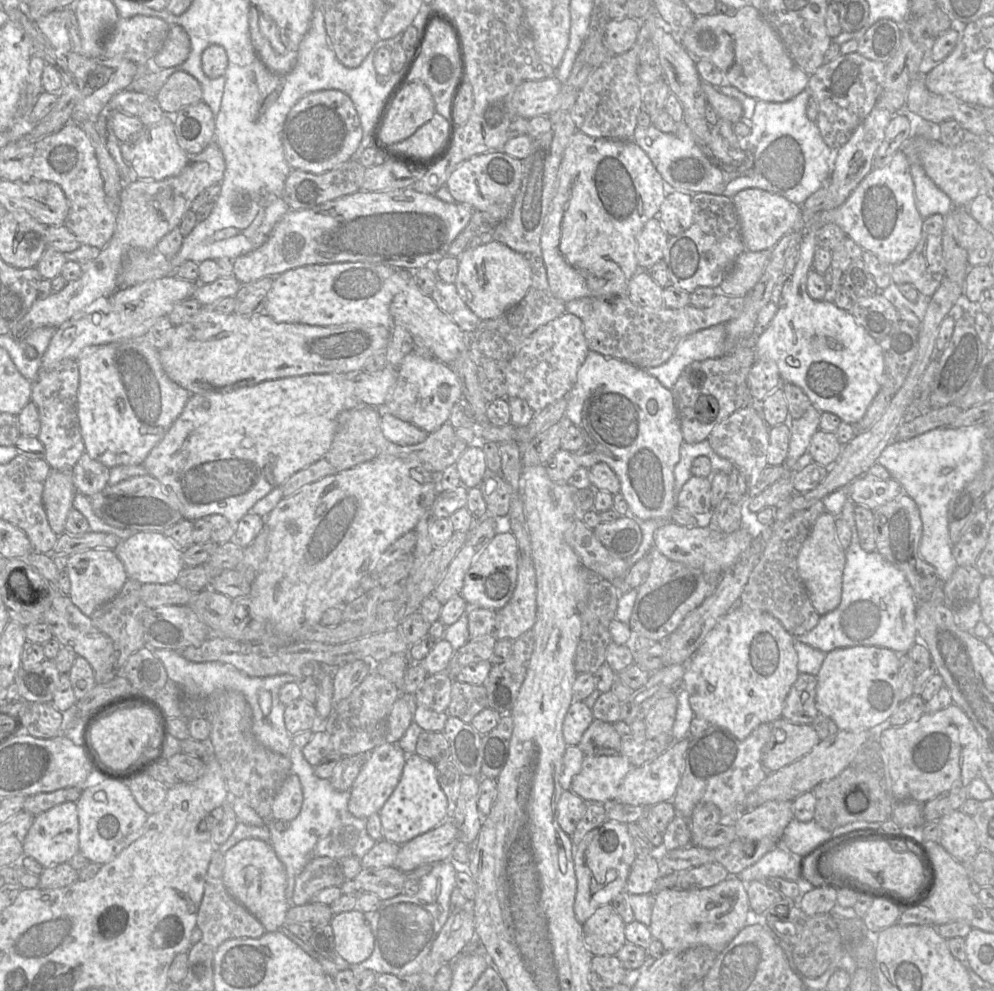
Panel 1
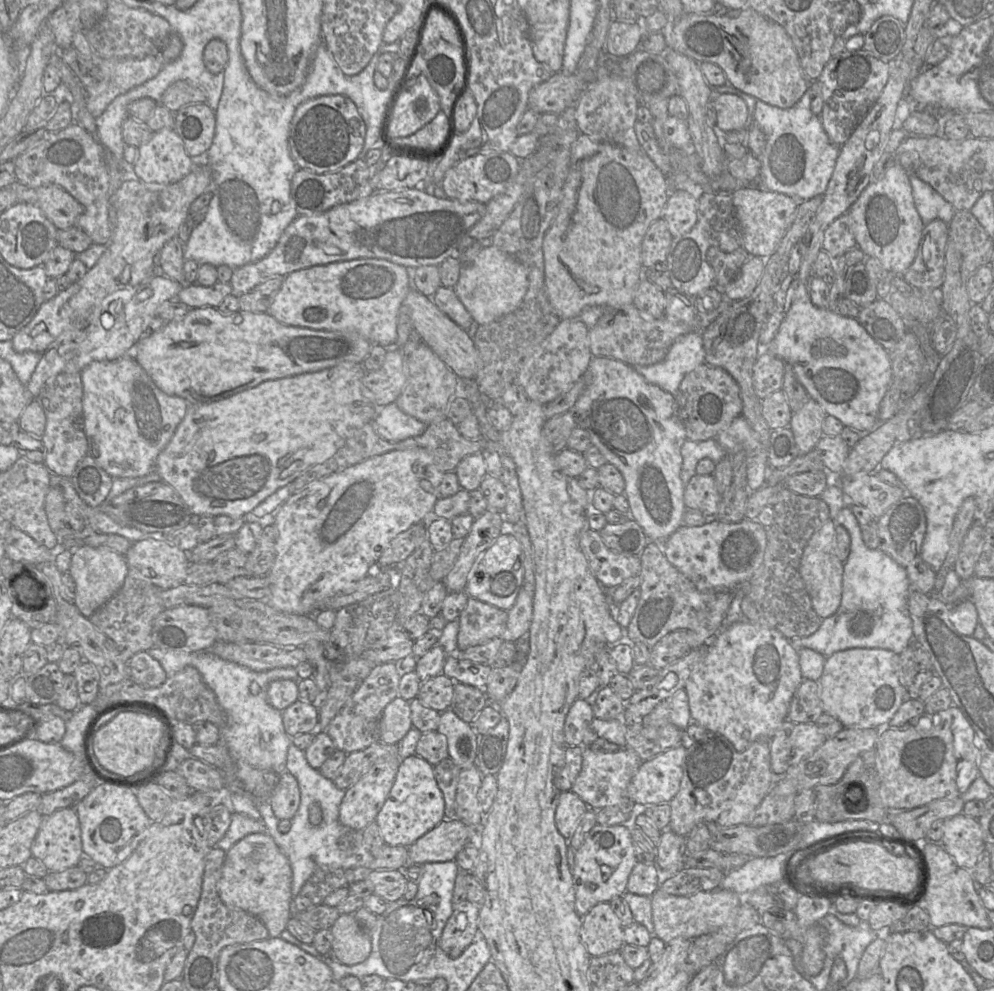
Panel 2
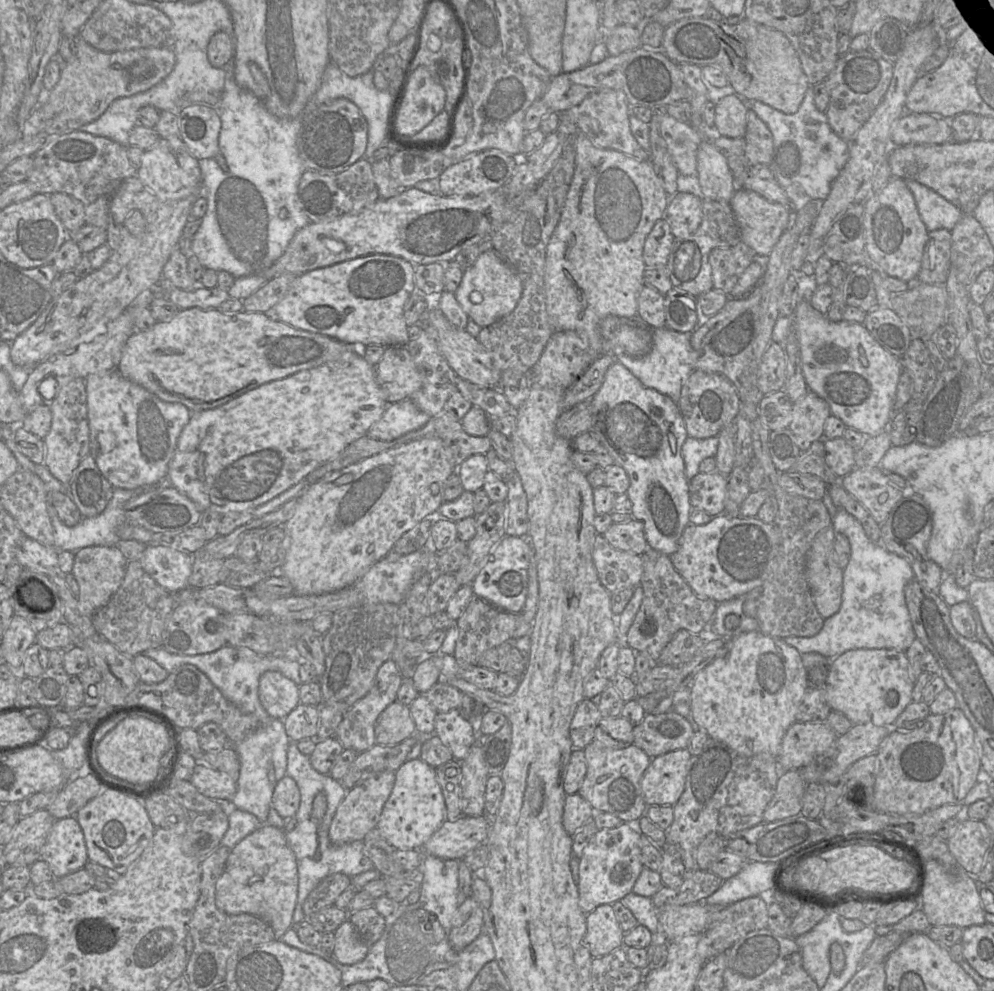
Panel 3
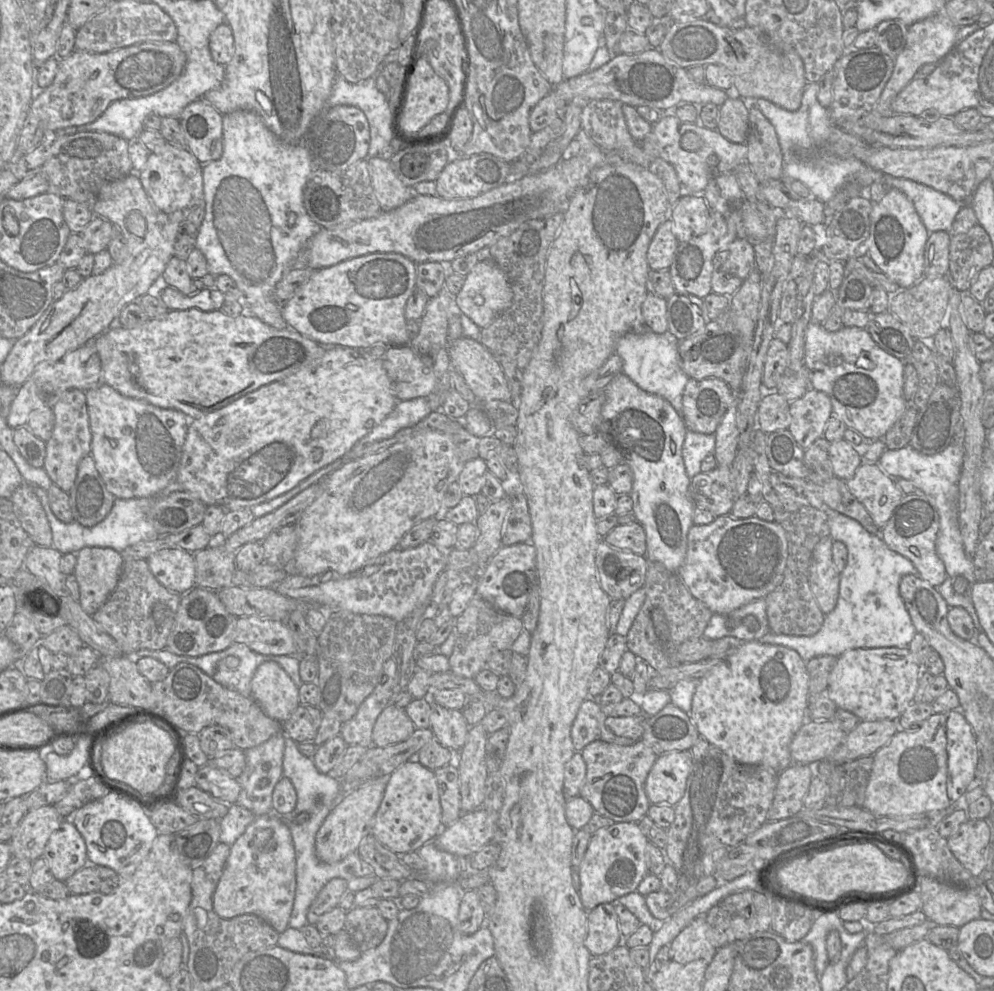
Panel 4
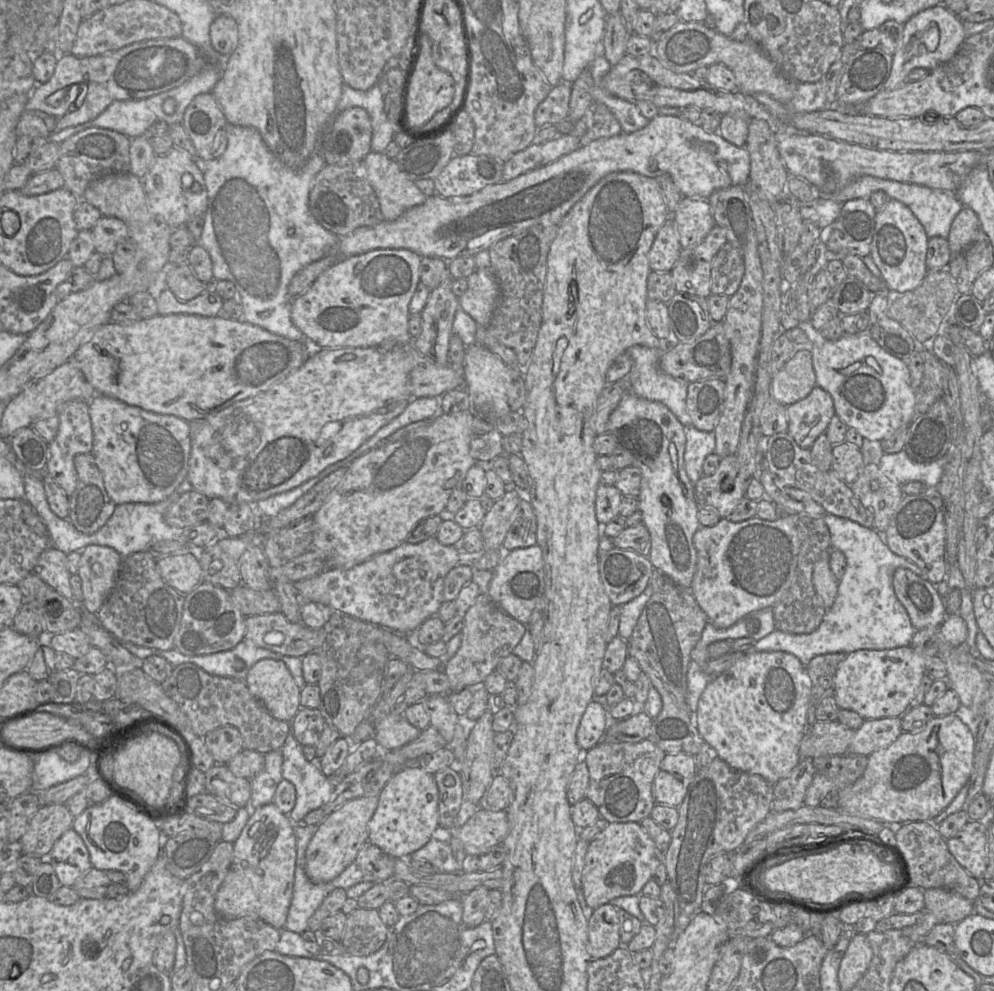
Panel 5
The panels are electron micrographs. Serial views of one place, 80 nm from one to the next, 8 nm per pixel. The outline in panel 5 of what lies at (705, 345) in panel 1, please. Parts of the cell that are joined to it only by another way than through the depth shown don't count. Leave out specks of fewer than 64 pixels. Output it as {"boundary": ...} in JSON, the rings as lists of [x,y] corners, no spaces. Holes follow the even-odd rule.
{"boundary":[[[634,345],[626,353],[632,359],[632,367],[629,374],[623,379],[627,379],[630,382],[630,391],[638,397],[661,402],[669,408],[685,428],[692,426],[691,418],[686,408],[687,387],[689,383],[682,379],[674,378],[660,369],[659,362],[663,352],[656,348]]]}

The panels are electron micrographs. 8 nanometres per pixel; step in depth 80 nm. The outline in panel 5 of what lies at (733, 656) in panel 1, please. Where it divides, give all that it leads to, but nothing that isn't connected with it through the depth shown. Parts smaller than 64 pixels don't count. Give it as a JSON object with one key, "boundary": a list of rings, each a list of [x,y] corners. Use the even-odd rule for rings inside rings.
{"boundary":[[[746,652],[731,668],[711,678],[702,692],[694,721],[715,756],[731,768],[762,776],[771,784],[787,777],[800,762],[799,747],[808,728],[811,679],[800,660],[787,652]]]}

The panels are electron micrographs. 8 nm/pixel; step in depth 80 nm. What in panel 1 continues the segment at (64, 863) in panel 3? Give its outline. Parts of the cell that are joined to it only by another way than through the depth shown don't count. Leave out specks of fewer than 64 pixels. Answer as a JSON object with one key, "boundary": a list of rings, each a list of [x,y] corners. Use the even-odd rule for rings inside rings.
{"boundary":[[[64,802],[36,815],[25,837],[23,852],[24,856],[34,858],[44,868],[67,863],[76,853],[80,852],[76,802]]]}

